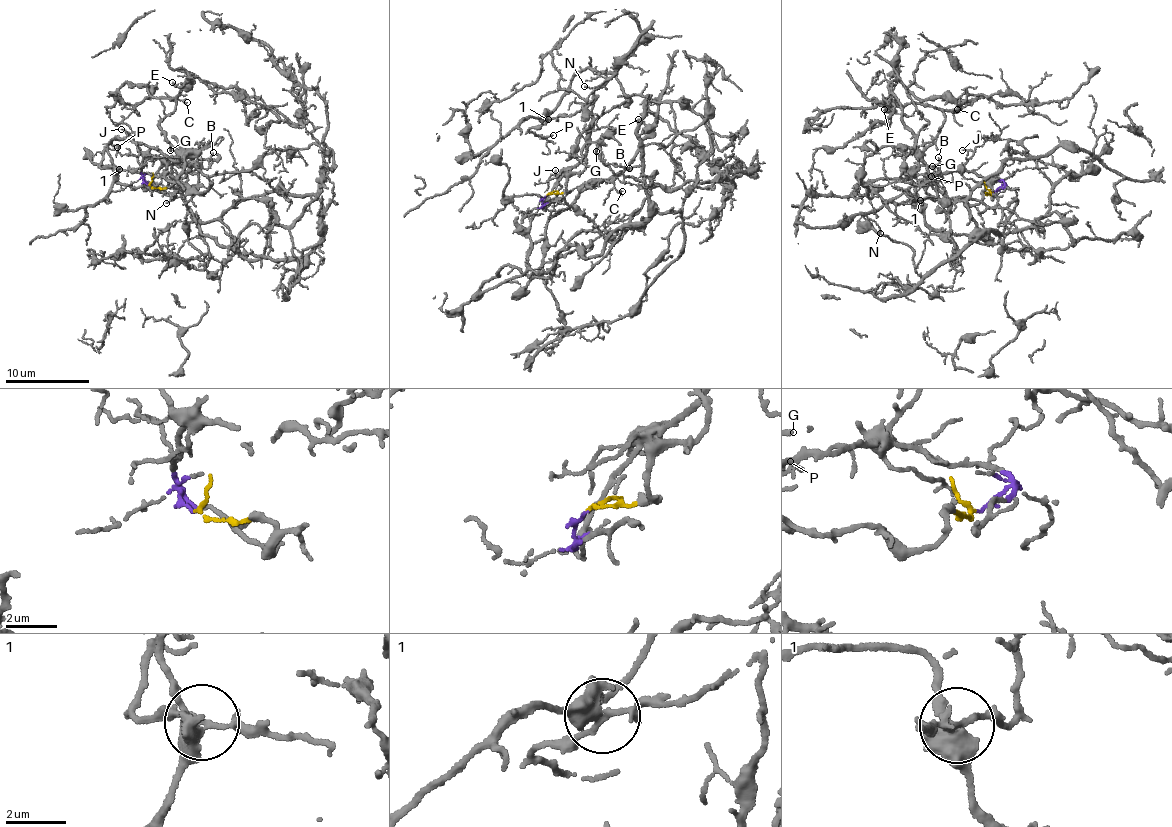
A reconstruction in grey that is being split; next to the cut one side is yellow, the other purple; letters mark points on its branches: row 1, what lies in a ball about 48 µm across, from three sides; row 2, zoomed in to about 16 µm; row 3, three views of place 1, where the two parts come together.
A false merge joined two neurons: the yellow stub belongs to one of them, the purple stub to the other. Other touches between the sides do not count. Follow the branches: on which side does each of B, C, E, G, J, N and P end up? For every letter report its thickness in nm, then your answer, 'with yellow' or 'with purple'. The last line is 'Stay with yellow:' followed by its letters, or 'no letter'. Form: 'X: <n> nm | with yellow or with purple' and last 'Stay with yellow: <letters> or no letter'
B: 150 nm | with yellow
C: 160 nm | with yellow
E: 130 nm | with yellow
G: 160 nm | with yellow
J: 80 nm | with purple
N: 100 nm | with purple
P: 100 nm | with purple
Stay with yellow: B, C, E, G

